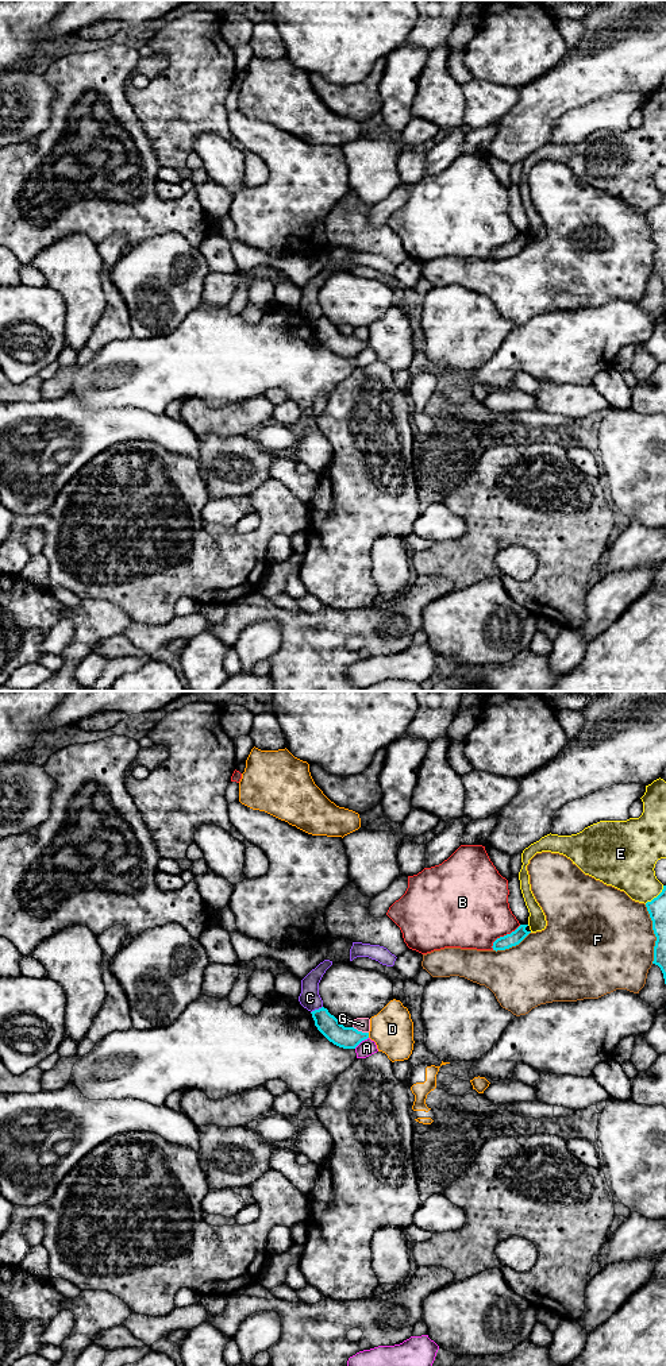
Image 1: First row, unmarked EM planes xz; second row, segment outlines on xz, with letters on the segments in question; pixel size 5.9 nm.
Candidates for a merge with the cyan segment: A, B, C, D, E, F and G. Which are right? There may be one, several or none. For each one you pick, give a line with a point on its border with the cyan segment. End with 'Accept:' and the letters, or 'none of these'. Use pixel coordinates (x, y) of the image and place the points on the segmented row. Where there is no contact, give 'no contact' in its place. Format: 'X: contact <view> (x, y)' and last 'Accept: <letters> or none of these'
Accept: none of these

